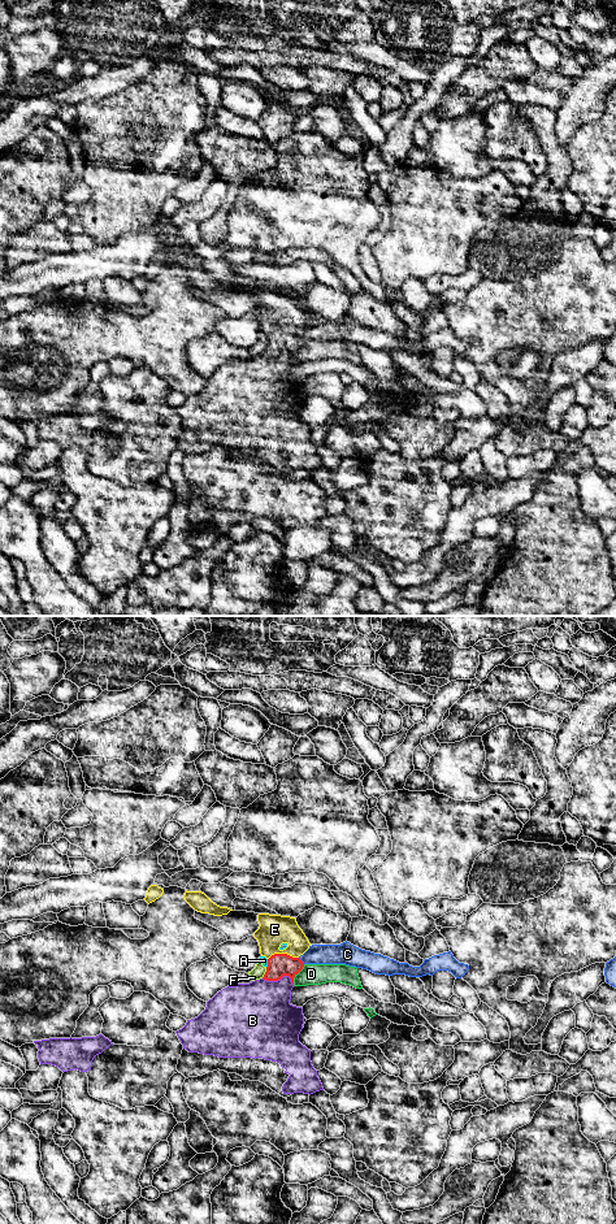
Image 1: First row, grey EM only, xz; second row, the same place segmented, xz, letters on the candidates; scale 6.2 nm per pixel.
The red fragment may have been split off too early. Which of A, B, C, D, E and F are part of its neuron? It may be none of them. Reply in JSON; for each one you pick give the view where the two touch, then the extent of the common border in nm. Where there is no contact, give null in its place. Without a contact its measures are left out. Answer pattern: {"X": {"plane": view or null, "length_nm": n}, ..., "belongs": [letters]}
{"E": {"plane": "xz", "length_nm": 190}, "belongs": ["E"]}

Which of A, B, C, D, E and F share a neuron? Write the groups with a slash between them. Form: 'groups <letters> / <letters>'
groups A F / B / C / D / E

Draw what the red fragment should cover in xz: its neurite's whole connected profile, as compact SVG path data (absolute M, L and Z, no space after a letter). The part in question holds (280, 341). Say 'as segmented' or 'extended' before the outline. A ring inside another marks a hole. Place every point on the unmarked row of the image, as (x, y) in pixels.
extended; M259 290L259 305L253 309L260 322L261 333L268 335L264 356L278 357L283 352L289 352L294 361L294 353L303 346L304 339L299 335L311 322L308 314L299 304L296 295L281 291Z

